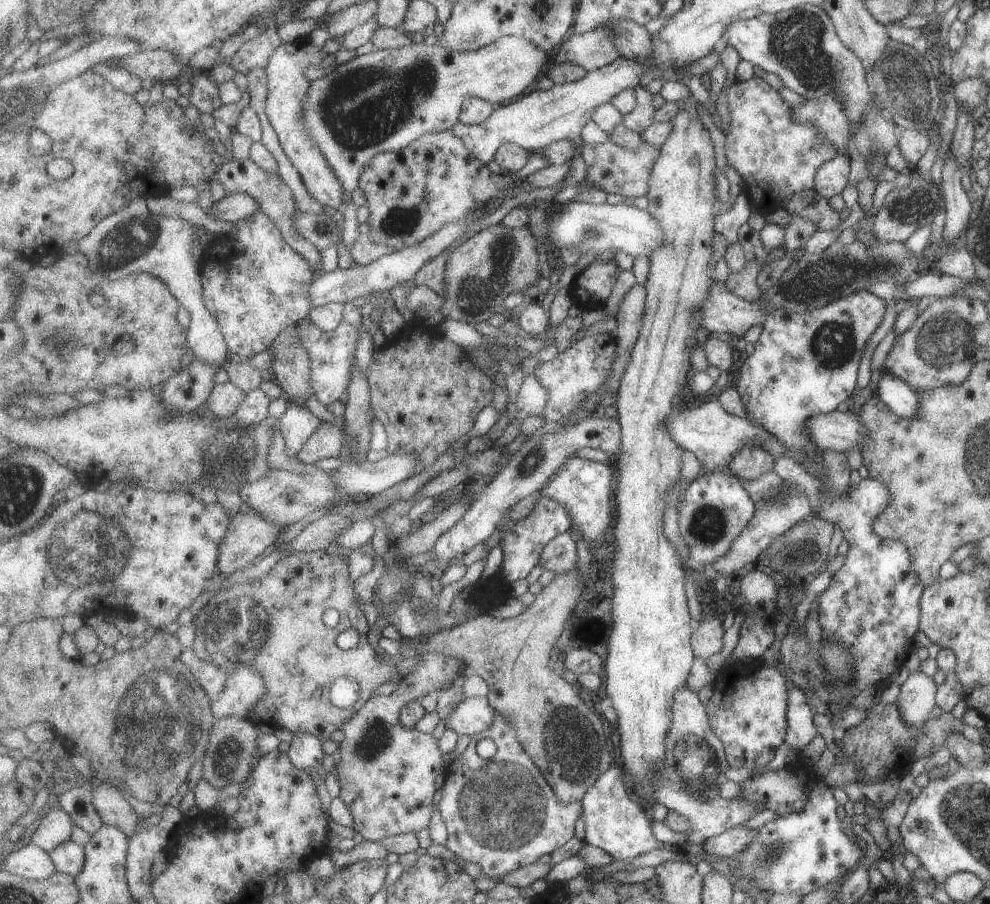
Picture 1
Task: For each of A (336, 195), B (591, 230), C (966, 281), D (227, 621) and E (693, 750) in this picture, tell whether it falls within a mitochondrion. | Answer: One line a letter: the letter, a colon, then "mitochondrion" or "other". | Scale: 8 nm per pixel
A: other
B: mitochondrion
C: other
D: mitochondrion
E: mitochondrion

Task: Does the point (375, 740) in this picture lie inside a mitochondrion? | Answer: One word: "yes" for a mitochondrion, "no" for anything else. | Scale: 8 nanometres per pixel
yes

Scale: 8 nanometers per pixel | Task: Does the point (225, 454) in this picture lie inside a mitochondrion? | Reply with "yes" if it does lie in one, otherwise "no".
yes

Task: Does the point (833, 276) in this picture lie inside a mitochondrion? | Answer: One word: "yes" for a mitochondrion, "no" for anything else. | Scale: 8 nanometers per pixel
yes

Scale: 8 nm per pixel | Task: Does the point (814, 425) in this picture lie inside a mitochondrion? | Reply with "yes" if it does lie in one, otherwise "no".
no

